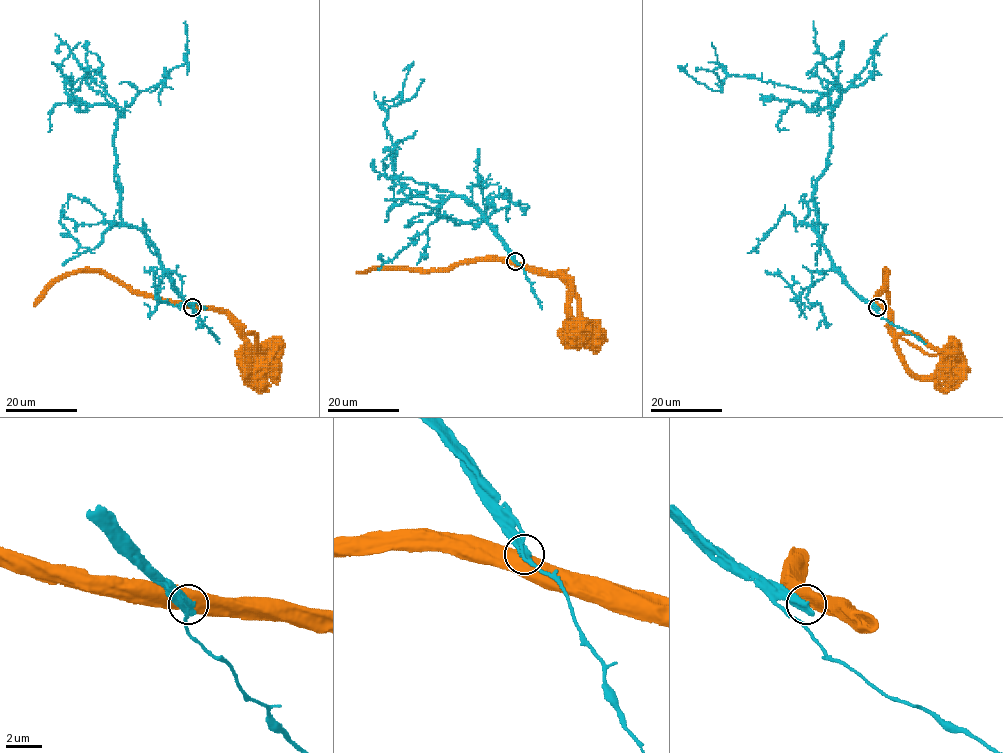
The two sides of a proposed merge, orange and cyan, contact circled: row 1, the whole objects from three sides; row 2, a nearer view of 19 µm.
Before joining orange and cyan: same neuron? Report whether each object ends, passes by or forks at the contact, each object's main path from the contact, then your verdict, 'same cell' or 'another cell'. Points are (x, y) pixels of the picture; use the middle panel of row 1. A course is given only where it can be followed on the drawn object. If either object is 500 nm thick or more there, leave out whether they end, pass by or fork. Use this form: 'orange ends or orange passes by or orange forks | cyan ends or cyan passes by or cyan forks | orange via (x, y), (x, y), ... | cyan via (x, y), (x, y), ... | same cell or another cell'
orange via (515, 261), (477, 260), (445, 269), (356, 272) | cyan via (515, 261), (463, 198), (443, 196), (439, 215), (422, 196), (395, 202), (384, 120), (403, 71) | another cell

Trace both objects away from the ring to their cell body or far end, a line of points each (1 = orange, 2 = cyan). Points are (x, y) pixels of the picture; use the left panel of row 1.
1: (193, 306), (180, 306), (136, 295), (102, 272), (73, 272), (64, 275), (54, 282), (34, 306)
2: (193, 306), (152, 241), (120, 216), (117, 109), (72, 93), (62, 76), (79, 90), (80, 64)

